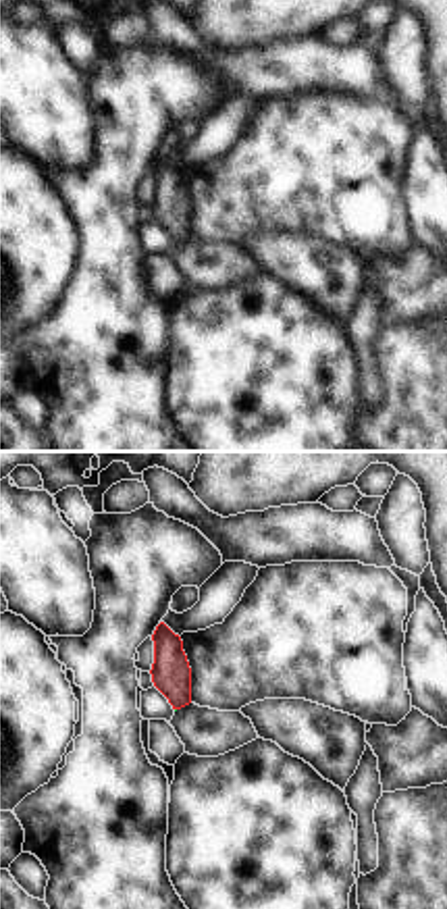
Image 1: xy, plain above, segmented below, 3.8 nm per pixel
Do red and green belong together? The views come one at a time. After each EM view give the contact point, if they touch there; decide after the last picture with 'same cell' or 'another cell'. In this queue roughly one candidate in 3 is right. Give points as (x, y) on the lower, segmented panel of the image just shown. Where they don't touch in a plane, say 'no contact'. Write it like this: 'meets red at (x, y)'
no contact

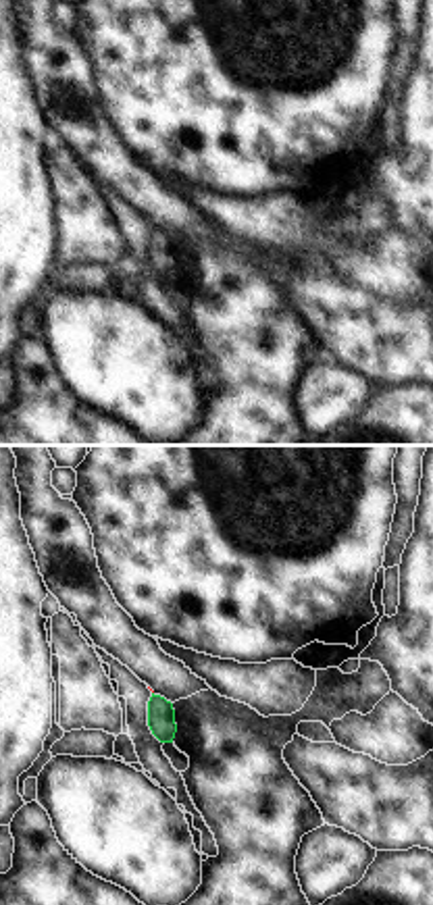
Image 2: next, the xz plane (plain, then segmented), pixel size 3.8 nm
no contact

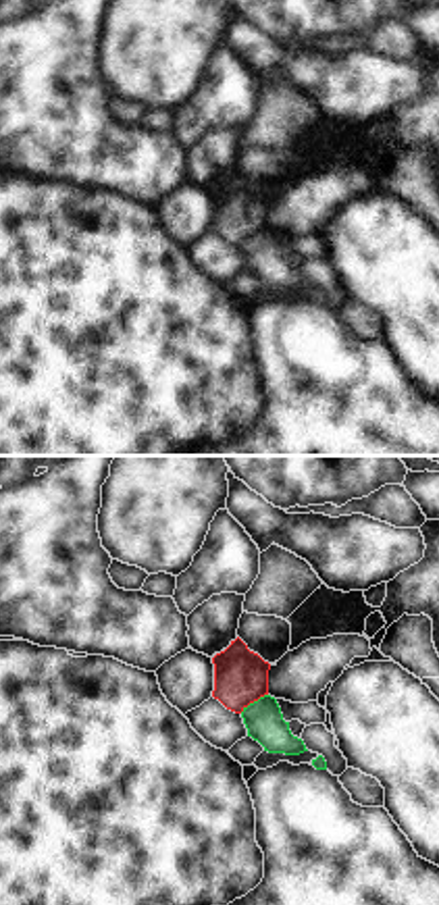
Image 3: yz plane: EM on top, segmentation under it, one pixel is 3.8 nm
meets red at (252, 702)

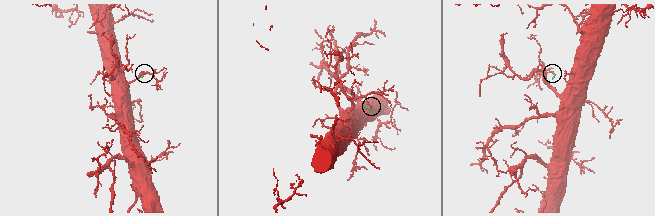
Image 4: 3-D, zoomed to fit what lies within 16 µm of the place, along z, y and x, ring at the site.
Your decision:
another cell

